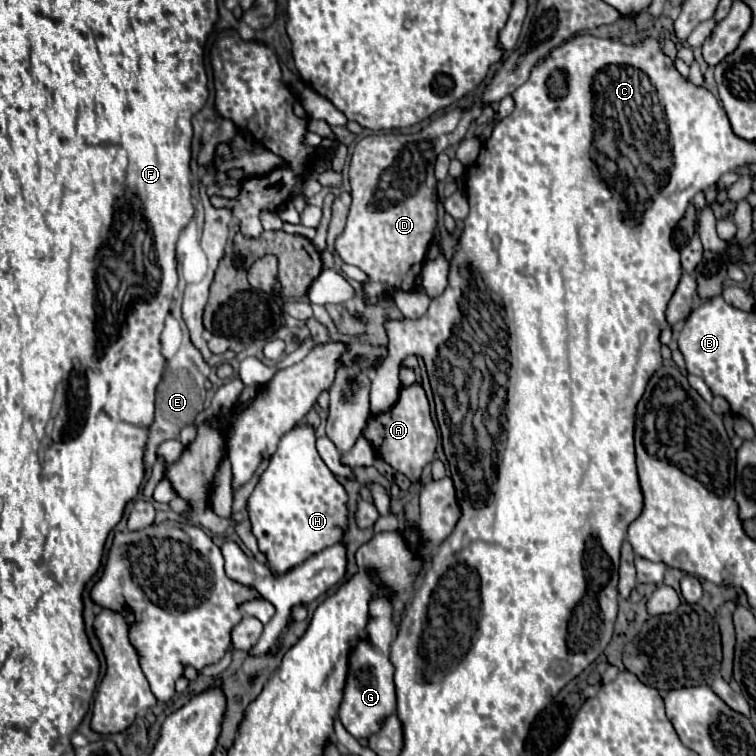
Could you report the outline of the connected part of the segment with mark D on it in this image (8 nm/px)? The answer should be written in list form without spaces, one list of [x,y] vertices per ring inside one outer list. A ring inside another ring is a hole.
[[[472,108],[470,112],[452,110],[432,120],[424,130],[416,134],[372,134],[364,136],[356,144],[350,162],[352,206],[346,228],[342,236],[338,236],[336,240],[336,254],[346,264],[354,264],[368,274],[370,284],[364,286],[368,302],[374,304],[376,296],[380,296],[386,288],[402,288],[402,290],[414,288],[414,278],[420,274],[424,266],[424,256],[436,230],[436,178],[434,178],[436,156],[444,152],[448,146],[460,142],[470,122],[474,122],[478,116],[480,108]]]

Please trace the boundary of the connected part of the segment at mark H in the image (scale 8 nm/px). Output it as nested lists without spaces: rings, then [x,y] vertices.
[[[312,428],[286,432],[266,468],[266,478],[260,476],[260,482],[248,498],[252,532],[258,538],[260,550],[268,556],[268,566],[276,574],[340,542],[342,528],[346,526],[346,492],[326,464],[322,464],[314,440]]]

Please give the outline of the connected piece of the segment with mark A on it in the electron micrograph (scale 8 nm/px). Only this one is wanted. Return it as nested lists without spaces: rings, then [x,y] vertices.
[[[418,382],[400,388],[396,404],[382,414],[370,416],[362,434],[370,444],[374,444],[374,450],[384,458],[386,464],[390,464],[394,470],[402,472],[410,480],[418,480],[422,468],[434,460],[439,442],[438,431],[430,416],[426,392]]]

